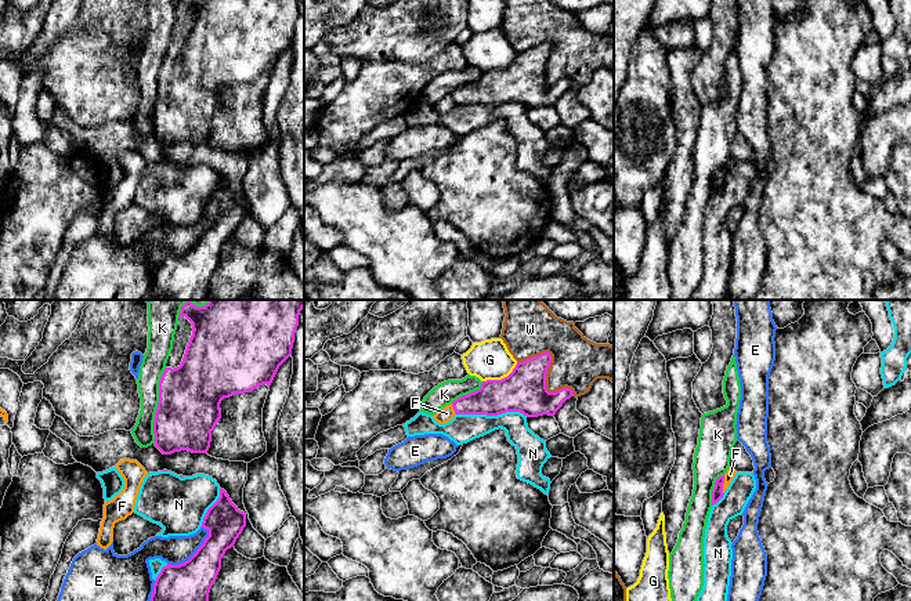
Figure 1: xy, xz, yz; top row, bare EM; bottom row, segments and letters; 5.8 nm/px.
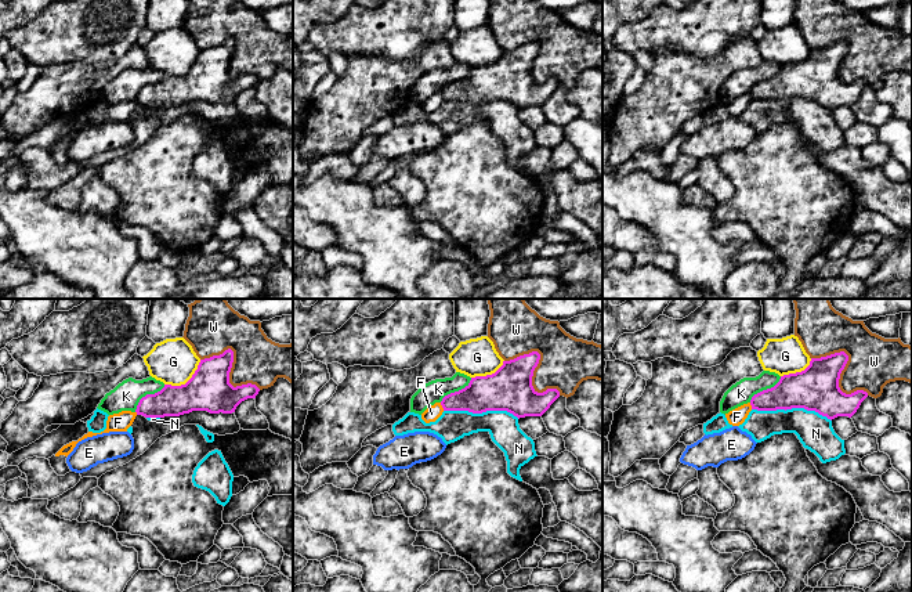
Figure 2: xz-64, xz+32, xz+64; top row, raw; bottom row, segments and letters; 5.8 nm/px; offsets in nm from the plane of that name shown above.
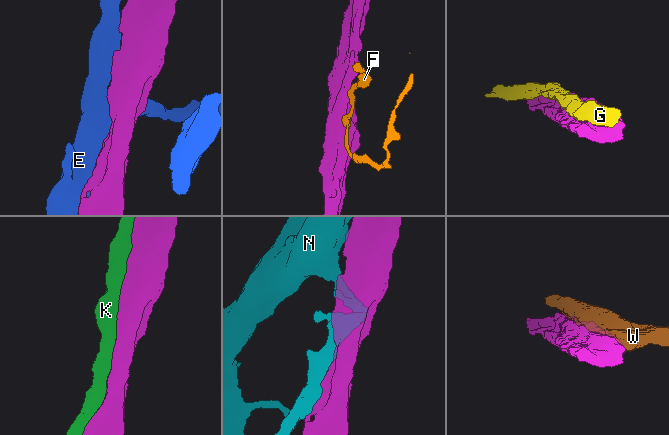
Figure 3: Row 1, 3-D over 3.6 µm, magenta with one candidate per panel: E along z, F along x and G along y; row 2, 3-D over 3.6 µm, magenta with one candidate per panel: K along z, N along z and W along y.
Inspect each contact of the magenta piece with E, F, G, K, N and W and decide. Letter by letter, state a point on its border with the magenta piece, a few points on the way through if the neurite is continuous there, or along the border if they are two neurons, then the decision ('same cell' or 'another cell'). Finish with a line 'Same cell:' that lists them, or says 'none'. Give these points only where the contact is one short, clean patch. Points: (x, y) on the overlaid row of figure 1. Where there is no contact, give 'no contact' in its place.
E: meets magenta in xy at (192, 556); another cell
F: meets magenta in yz at (722, 485); border along yz (725, 475), (723, 493); another cell
G: meets magenta in xz at (502, 379); another cell
K: meets magenta in xy at (158, 405); another cell
N: meets magenta in xz at (491, 415); another cell
W: meets magenta in xz at (546, 370); another cell
Same cell: none

